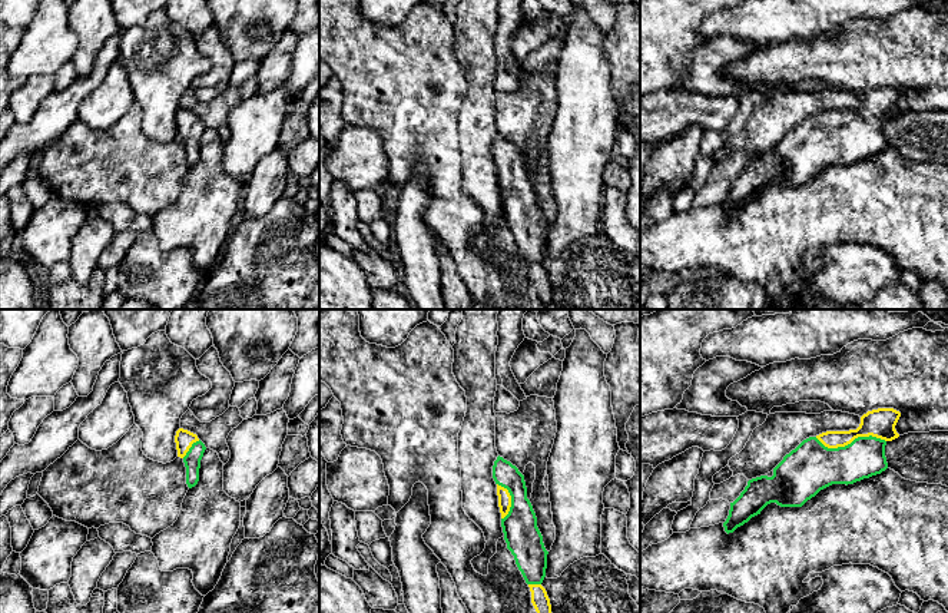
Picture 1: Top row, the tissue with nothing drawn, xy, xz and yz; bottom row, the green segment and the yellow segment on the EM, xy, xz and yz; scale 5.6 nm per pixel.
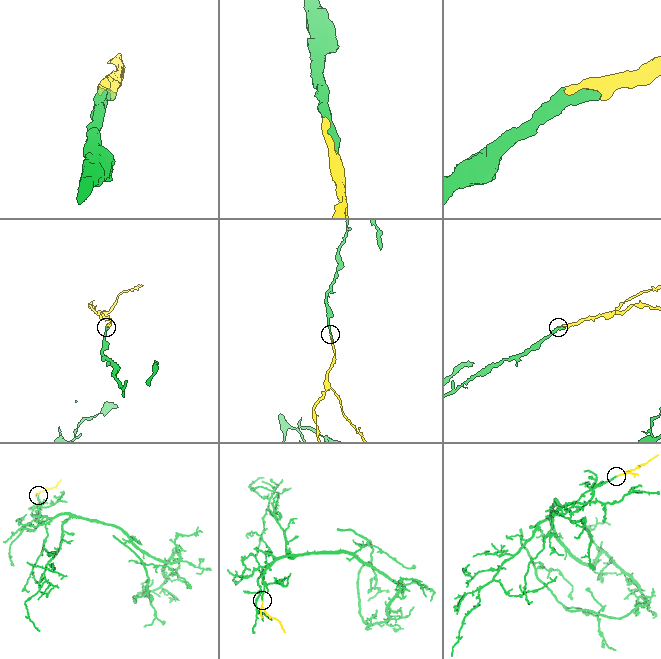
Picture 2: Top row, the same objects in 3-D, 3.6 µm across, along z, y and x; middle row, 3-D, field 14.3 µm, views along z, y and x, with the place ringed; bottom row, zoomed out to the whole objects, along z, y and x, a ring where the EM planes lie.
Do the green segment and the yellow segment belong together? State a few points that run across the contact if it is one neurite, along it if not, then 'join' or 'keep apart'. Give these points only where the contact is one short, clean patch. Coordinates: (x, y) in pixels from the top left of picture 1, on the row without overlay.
join

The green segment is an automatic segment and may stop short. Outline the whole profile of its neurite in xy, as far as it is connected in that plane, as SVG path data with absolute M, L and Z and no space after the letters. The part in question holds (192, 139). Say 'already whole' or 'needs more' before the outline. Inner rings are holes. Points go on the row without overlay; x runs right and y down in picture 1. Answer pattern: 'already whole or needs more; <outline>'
needs more; M179 107L175 115L178 136L180 136L186 146L186 163L189 168L199 160L200 139L206 129L205 123L196 113Z

